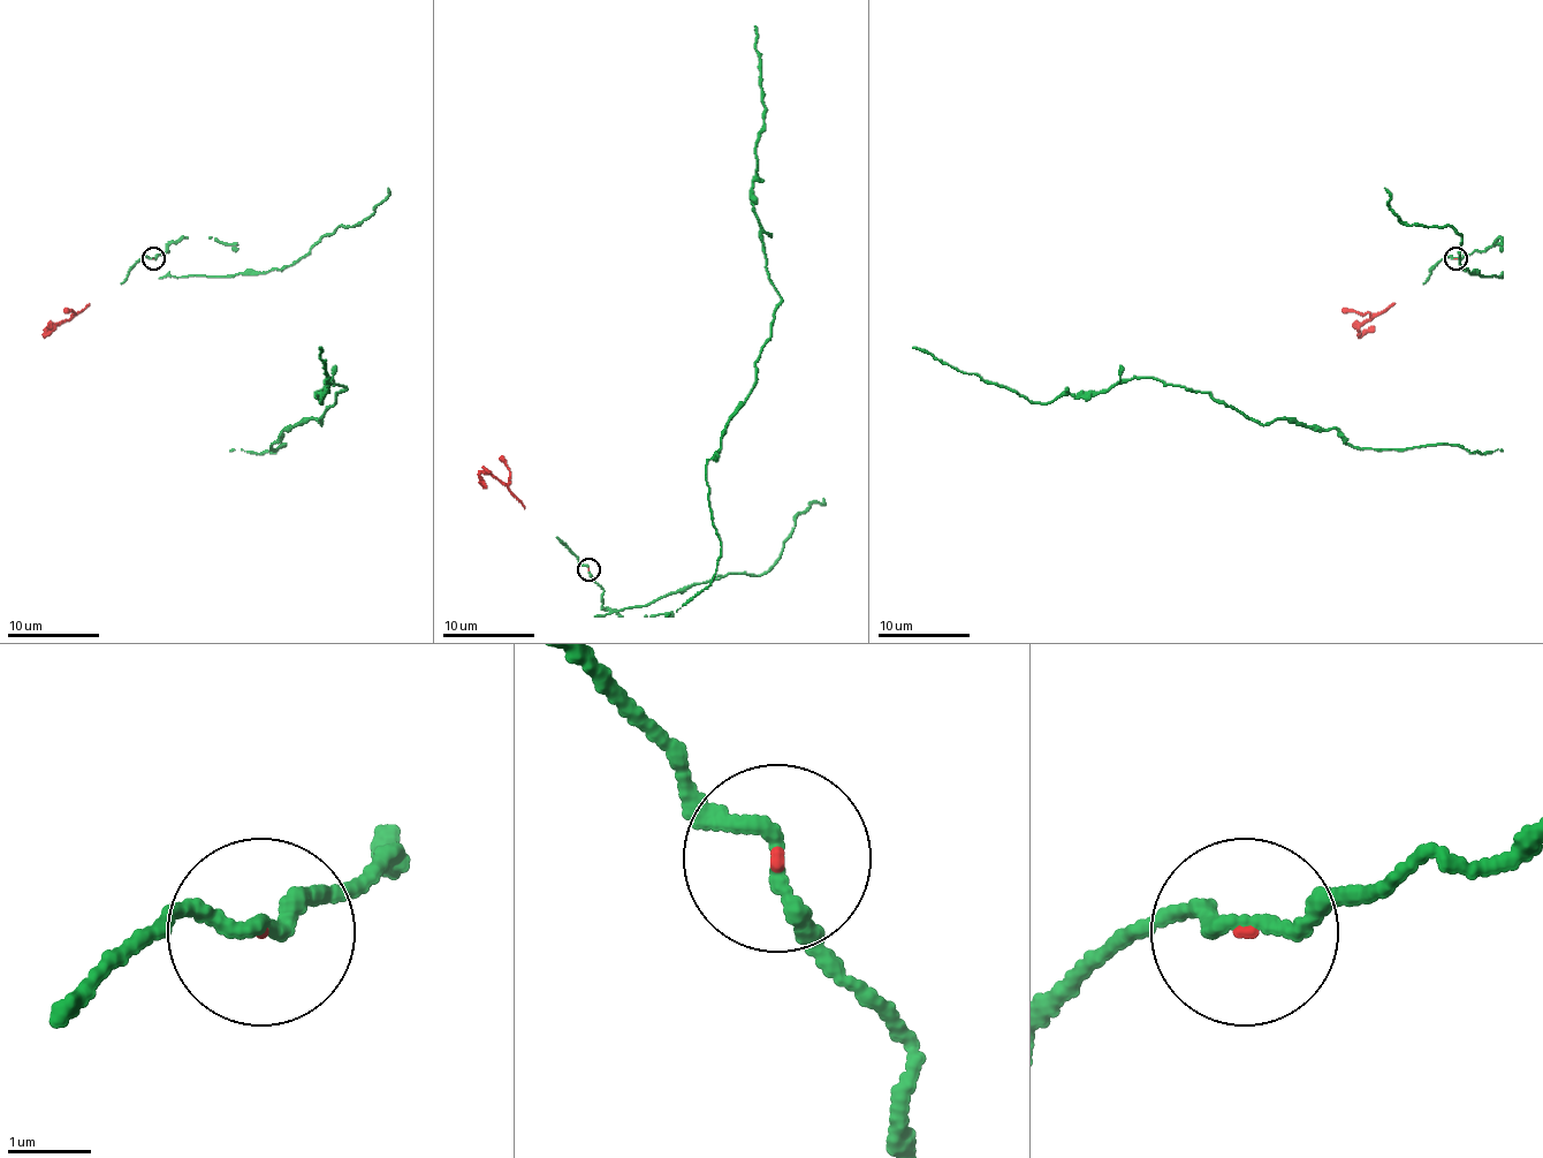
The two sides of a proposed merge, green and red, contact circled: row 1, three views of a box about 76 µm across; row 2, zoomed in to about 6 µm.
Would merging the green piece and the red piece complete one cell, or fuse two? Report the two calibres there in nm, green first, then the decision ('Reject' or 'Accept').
Thickness 160 nm (green) against 50 nm. Accept

